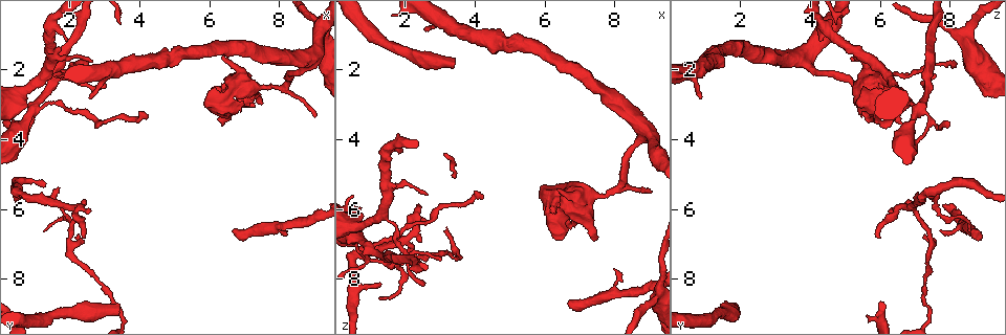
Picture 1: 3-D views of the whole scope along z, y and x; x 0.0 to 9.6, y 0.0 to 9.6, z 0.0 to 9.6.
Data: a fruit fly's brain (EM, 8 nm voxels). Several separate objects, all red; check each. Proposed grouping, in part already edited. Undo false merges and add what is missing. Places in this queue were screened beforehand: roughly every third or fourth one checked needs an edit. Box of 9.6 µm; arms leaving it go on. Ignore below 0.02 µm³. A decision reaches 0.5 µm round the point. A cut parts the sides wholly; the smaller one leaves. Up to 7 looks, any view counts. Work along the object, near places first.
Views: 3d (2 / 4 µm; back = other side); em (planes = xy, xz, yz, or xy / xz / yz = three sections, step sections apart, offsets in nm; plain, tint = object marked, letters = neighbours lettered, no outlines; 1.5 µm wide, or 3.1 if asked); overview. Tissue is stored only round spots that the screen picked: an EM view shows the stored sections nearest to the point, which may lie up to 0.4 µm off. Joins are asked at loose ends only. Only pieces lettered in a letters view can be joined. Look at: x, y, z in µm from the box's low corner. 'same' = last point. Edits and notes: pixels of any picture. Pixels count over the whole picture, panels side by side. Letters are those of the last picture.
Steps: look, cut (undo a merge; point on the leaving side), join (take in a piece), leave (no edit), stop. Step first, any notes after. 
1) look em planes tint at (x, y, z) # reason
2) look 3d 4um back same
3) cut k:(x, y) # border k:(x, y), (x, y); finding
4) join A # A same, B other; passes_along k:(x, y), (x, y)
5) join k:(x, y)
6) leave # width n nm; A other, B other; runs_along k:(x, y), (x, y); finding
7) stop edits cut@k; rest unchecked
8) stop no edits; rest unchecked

look 3d 4um at (7.55, 2.95, 6.80) # free end

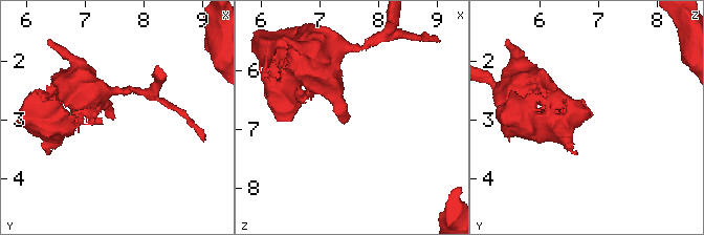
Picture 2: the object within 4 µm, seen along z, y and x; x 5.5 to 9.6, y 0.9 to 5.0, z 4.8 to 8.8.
look em planes letters at (7.50, 2.95, 6.80) # now the EM

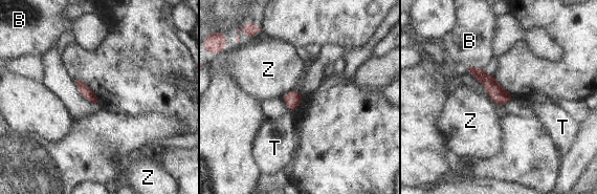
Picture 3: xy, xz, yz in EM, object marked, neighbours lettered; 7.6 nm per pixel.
leave # B other, T other, Z other; border 3:(296, 88), (287, 91), (281, 96); none of them fits

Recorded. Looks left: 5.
look em planes tint at (1.95, 1.95, 7.25) # abrupt turn

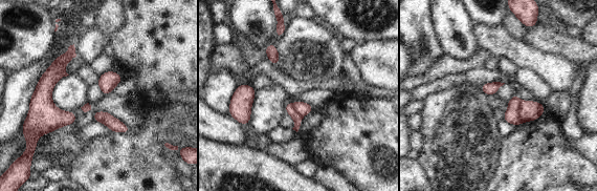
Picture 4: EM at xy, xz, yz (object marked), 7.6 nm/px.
look em planes letters same # see the neighbours

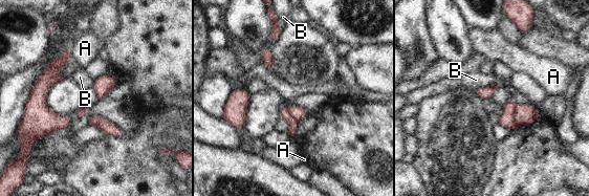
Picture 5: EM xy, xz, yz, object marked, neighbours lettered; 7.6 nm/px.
cut 5:(526, 114) # width 100 nm; A other, B other; border 5:(518, 105), (516, 111), (517, 126); a second neuron is stuck on

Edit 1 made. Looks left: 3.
look overview

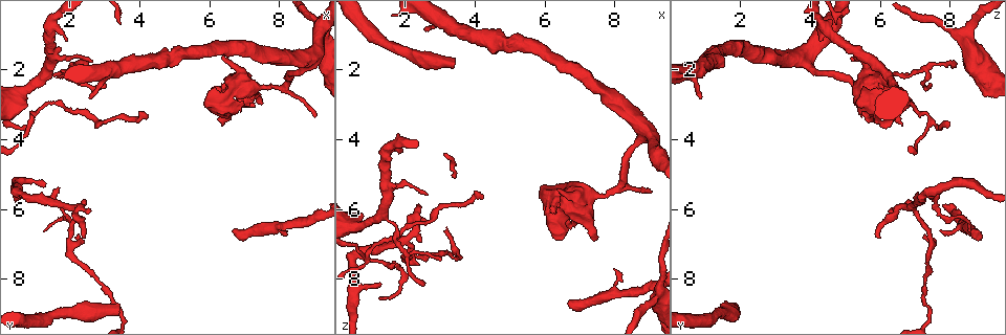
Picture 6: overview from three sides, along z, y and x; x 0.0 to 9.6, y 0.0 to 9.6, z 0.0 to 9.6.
look em yz step 4 tint at (3.50, 8.75, 1.80) # free end

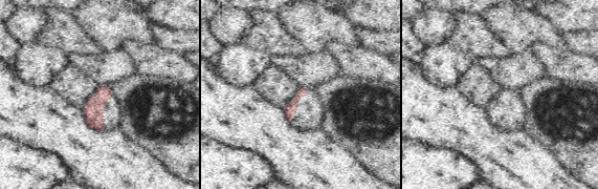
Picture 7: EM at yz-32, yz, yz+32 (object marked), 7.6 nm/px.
look em planes letters same # another direction

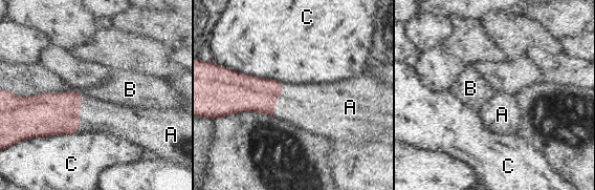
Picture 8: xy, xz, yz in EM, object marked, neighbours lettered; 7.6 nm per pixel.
join A # A same, B other, C other; passes_along 8:(47, 114), (80, 113), (96, 117); the neuron continues

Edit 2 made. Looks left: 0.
stop edits cut@5, join@8; rest unchecked

